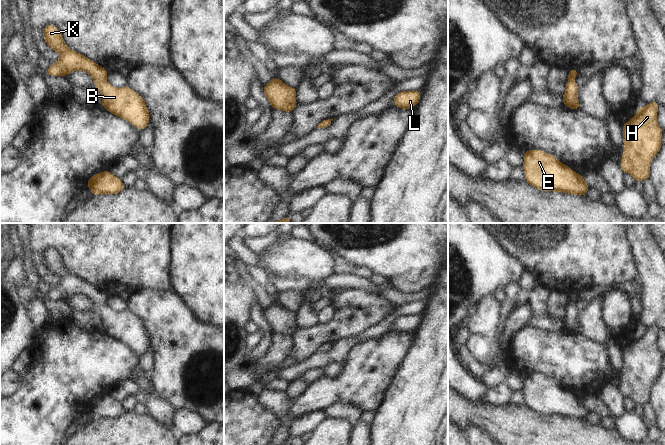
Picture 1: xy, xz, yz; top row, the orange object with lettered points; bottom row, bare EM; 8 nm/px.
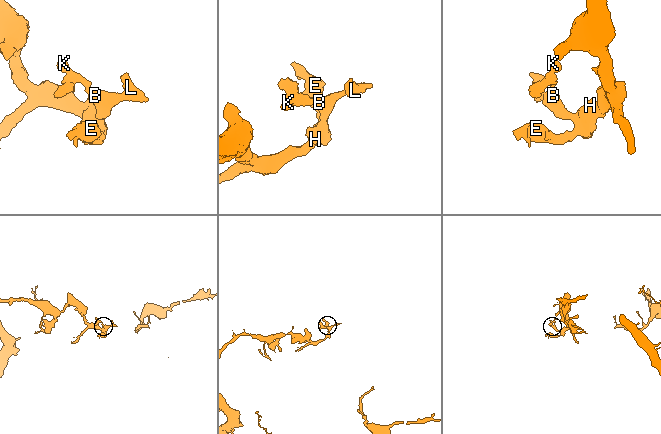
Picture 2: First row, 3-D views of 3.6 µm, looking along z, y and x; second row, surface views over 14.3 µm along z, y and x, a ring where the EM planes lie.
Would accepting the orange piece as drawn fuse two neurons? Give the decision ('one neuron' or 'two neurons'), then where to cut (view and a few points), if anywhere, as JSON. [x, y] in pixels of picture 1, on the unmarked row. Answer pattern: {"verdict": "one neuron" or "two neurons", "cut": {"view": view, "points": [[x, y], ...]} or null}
{"verdict": "one neuron", "cut": null}

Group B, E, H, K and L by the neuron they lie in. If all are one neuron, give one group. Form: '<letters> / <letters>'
B E H K L

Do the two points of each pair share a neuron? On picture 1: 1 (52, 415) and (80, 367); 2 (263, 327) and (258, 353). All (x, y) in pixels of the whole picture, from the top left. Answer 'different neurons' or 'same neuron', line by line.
1: same neuron
2: same neuron

